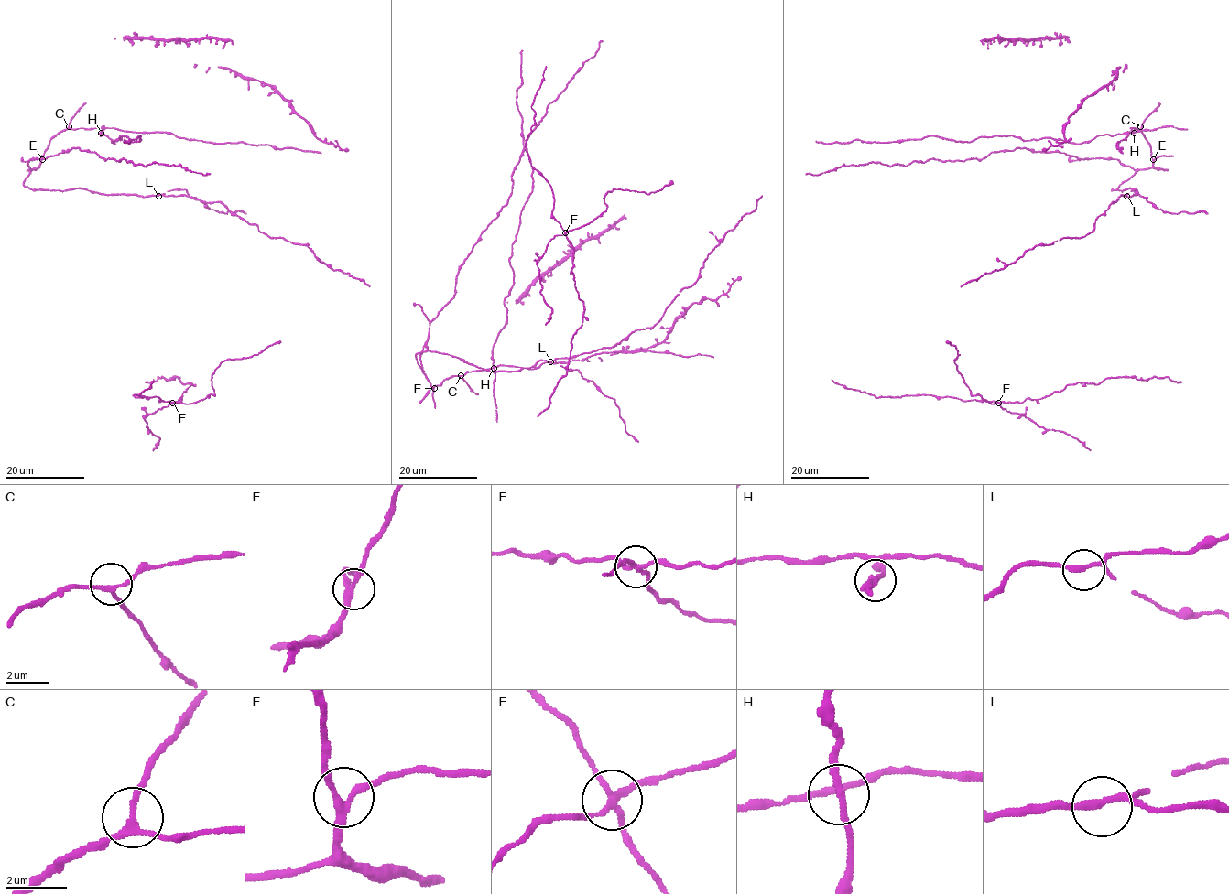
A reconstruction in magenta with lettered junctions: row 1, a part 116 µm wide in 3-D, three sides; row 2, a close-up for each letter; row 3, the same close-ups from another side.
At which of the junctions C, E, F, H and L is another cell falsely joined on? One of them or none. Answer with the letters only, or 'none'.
F

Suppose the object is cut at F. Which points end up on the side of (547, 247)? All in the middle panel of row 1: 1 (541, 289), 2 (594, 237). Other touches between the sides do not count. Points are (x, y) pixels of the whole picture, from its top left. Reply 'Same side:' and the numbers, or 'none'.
Same side: 1

